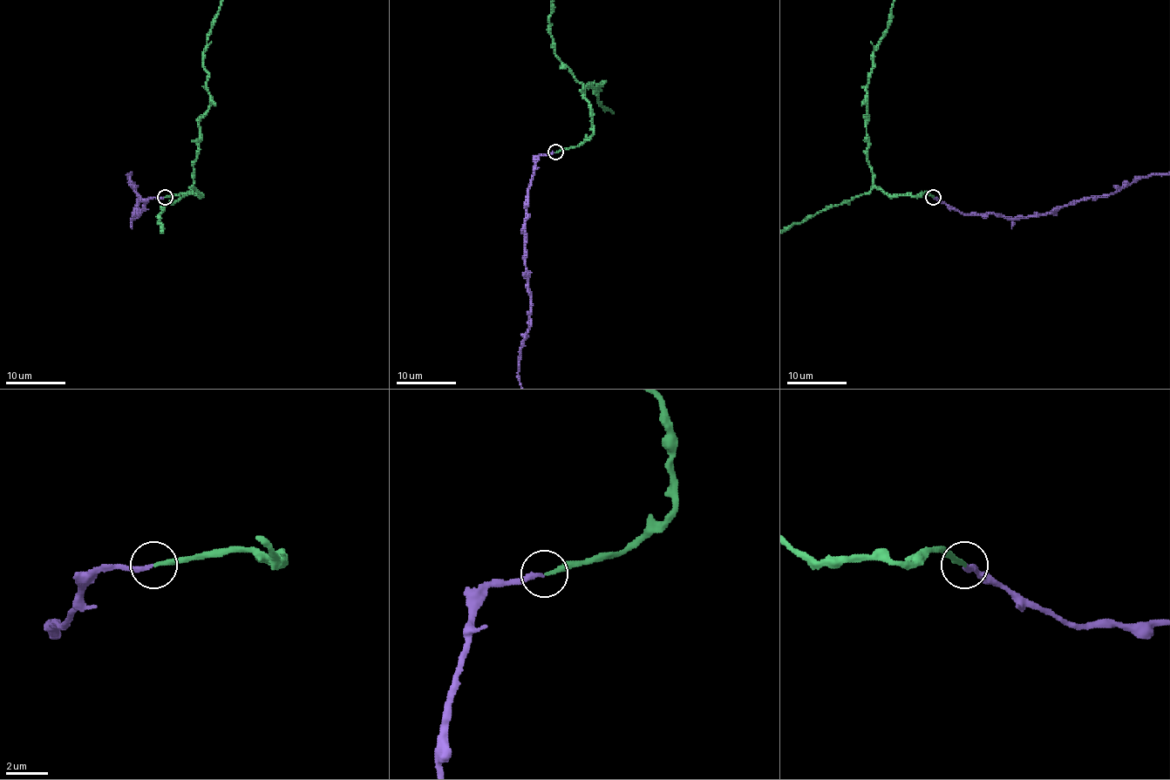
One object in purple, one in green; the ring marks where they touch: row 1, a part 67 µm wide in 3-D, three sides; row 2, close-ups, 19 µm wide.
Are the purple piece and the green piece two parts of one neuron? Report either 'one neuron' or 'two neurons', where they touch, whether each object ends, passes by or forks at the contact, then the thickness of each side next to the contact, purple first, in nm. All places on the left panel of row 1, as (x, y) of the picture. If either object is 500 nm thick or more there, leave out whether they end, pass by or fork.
one neuron; at (165, 197); purple ends there; green ends there; 220 nm thick on the purple side, 190 nm on the other

